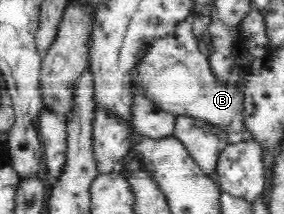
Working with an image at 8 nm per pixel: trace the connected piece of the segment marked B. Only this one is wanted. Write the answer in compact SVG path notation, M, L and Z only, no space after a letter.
M192 20L181 22L173 34L157 38L153 48L141 64L139 73L147 91L147 97L155 101L163 110L174 115L187 115L204 120L216 126L225 134L243 134L248 132L245 123L245 91L232 77L217 77L211 68L209 57L201 53L192 34Z

